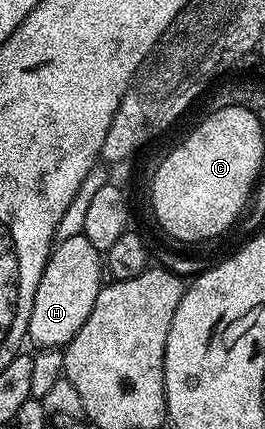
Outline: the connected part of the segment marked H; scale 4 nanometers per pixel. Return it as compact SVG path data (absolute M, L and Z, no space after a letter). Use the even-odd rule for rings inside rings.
M74 236L58 241L52 247L51 254L47 258L47 265L41 274L41 282L37 282L37 294L33 294L33 310L29 314L29 326L27 336L33 343L39 344L40 349L62 349L70 344L71 340L85 326L85 318L93 310L93 302L97 302L97 294L102 288L100 281L101 253L95 249L93 242L84 236Z

